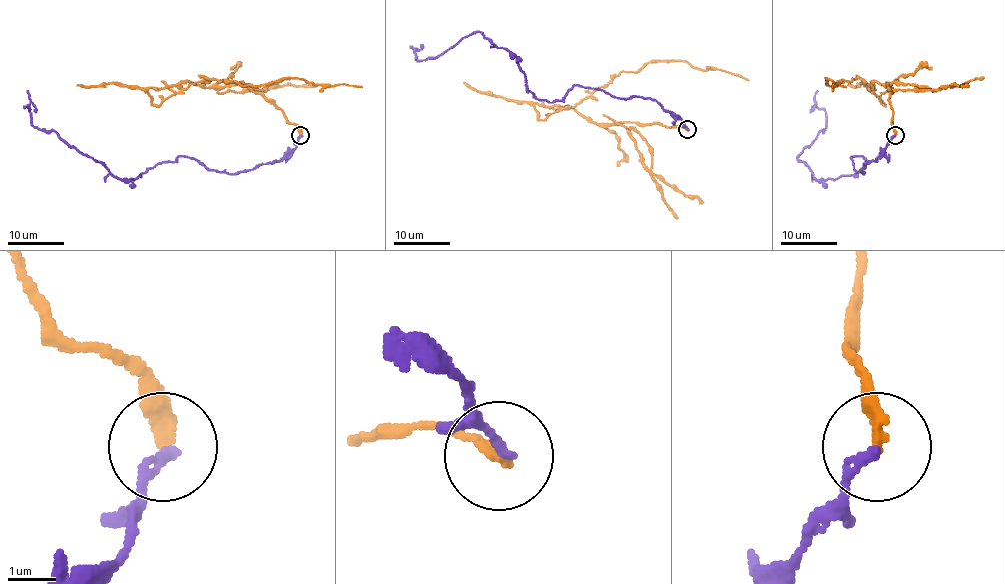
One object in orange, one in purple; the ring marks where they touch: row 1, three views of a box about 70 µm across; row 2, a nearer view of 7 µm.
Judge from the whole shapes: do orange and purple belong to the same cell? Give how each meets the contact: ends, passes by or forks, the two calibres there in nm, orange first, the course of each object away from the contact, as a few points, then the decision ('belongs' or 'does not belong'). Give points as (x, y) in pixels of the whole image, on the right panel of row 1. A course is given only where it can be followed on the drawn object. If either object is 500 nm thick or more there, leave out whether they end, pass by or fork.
orange ends | purple ends | 280/200 nm | orange via (895, 134), (889, 86), (874, 82), (872, 89), (855, 78), (827, 85), (826, 78), (845, 86) | purple via (895, 134), (862, 174), (861, 156), (854, 174), (817, 180), (797, 158), (826, 127), (810, 112) | does not belong

